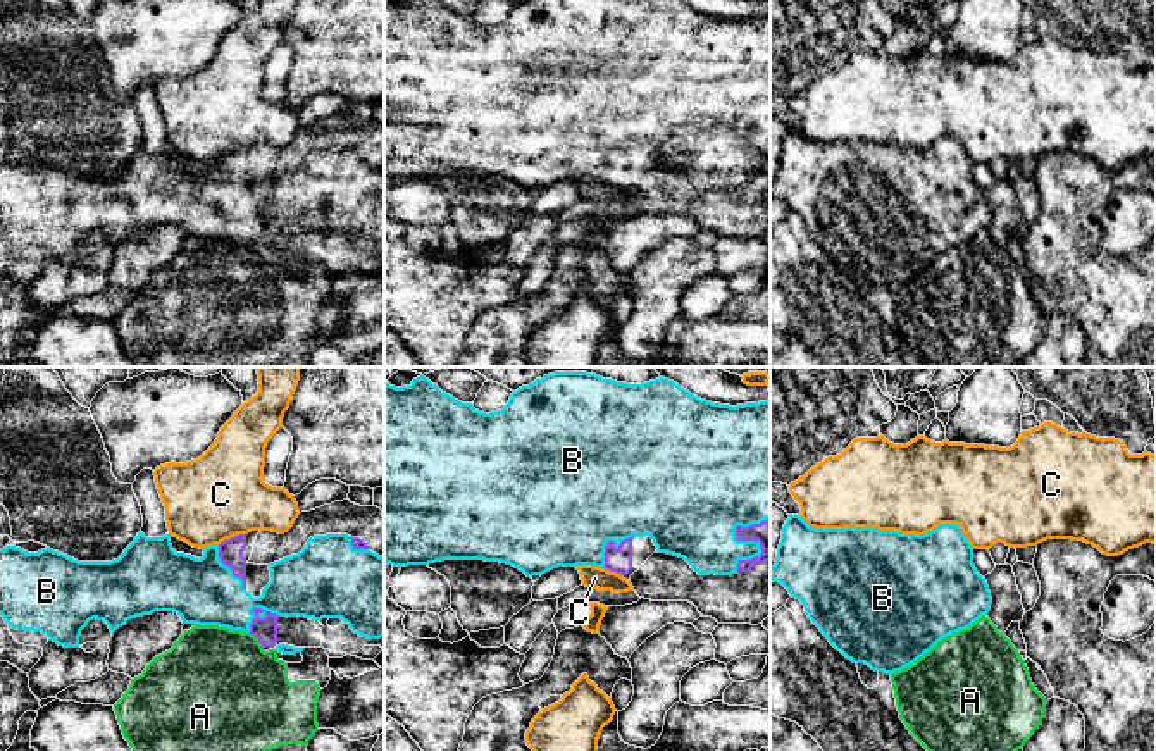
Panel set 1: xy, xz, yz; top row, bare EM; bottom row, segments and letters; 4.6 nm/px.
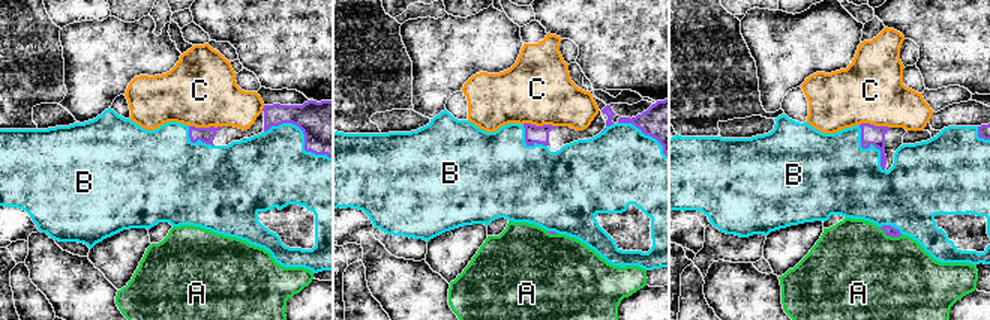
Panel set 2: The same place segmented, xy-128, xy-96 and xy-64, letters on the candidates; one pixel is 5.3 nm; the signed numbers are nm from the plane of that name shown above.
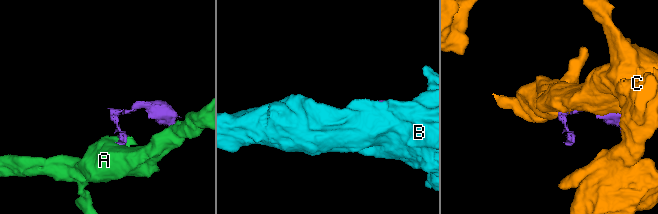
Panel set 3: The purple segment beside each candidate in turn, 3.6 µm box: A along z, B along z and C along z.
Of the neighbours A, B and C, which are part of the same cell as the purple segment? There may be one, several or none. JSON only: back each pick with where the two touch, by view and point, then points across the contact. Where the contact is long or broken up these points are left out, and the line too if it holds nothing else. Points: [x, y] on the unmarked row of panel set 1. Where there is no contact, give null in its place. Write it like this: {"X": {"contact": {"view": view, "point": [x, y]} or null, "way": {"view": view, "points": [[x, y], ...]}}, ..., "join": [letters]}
{"B": {"contact": {"view": "xy", "point": [261, 226]}}, "join": ["B"]}

